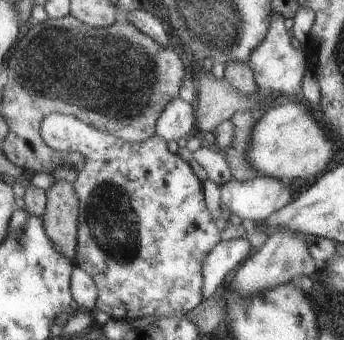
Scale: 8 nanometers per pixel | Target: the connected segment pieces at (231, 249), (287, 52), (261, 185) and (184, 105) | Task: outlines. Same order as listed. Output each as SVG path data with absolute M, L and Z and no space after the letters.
M245 236L219 242L202 263L203 299L218 294L230 275L253 251Z
M272 12L270 30L267 30L262 44L251 53L249 68L259 90L272 91L283 99L297 99L300 98L300 84L306 71L304 52L302 48L293 48L291 45L291 34L285 30L284 21L283 16Z
M259 176L246 181L230 178L220 186L220 202L239 220L259 223L292 200L289 183Z
M177 97L162 111L154 135L163 138L165 142L187 138L194 132L194 113L191 105Z

